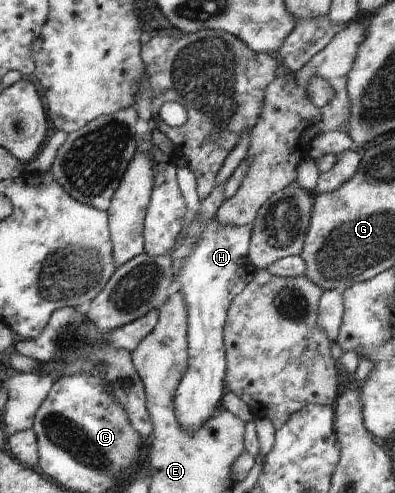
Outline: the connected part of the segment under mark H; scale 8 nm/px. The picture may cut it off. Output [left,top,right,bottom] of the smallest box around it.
[173,217,259,434]

